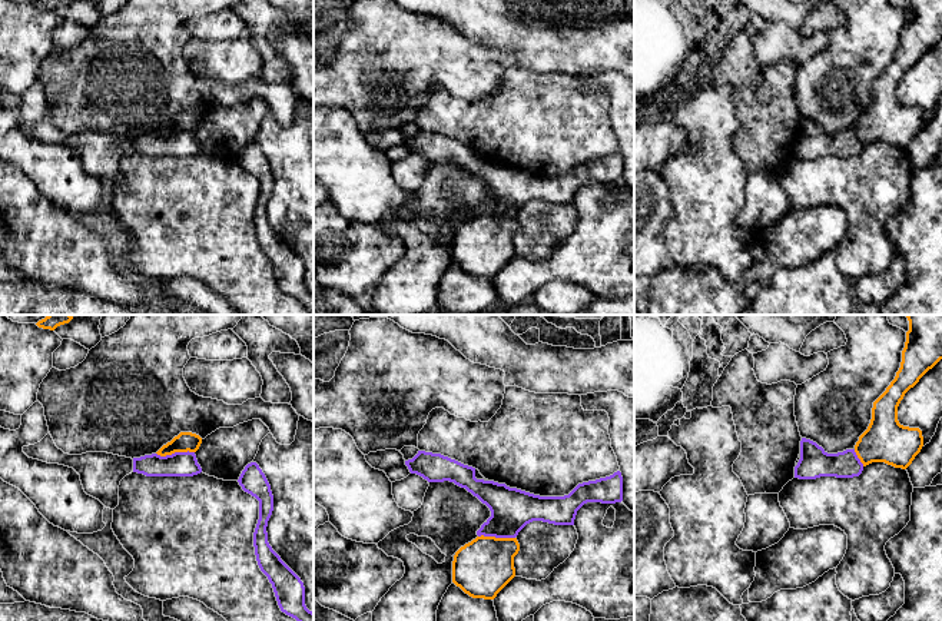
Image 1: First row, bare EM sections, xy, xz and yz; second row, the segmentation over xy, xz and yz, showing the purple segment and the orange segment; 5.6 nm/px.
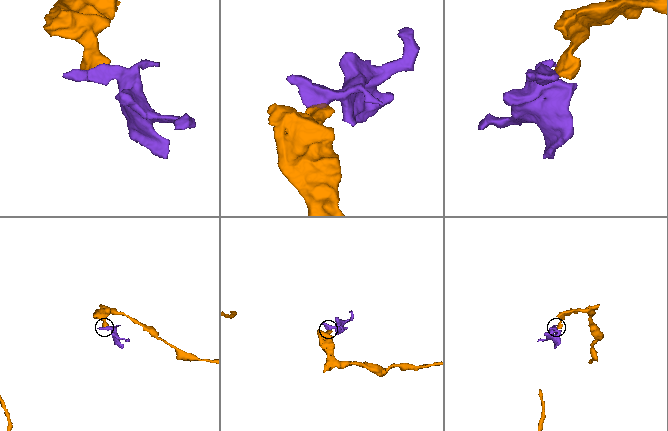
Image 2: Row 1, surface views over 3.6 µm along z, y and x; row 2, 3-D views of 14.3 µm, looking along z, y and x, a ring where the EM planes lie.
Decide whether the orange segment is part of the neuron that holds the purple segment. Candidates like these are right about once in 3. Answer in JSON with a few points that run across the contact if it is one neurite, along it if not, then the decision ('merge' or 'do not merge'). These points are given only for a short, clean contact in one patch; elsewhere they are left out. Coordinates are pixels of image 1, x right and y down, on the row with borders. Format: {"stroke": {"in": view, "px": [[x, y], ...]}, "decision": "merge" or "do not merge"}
{"stroke": {"in": "xy", "px": [[193, 451], [156, 454]]}, "decision": "do not merge"}

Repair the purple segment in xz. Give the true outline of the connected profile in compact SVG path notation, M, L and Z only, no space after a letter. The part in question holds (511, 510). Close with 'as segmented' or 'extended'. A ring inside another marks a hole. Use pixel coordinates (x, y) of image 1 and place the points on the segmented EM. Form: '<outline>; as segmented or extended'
M418 451L412 459L405 461L405 465L411 474L428 482L454 482L485 504L491 517L477 531L478 537L515 538L533 521L574 525L577 511L584 504L623 501L620 471L606 478L578 484L564 497L540 497L505 484L477 479L475 468L441 454Z; as segmented

